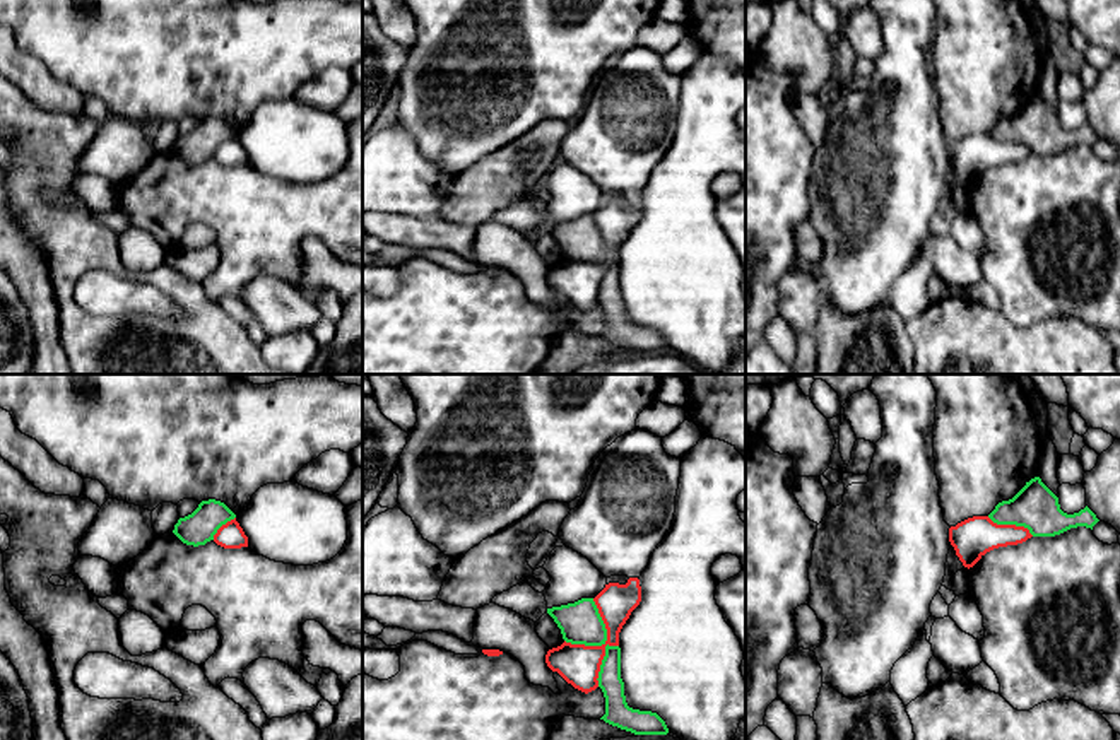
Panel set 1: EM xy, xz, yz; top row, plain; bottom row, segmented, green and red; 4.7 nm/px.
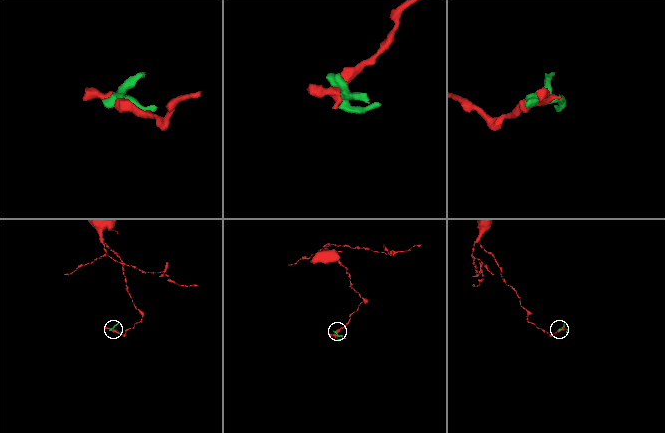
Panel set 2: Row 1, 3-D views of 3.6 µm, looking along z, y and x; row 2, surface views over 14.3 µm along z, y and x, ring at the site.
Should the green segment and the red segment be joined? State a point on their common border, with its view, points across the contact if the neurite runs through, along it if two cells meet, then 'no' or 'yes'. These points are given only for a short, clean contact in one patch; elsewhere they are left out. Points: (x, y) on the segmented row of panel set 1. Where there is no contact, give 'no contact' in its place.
meets green in xz at (604, 643); no

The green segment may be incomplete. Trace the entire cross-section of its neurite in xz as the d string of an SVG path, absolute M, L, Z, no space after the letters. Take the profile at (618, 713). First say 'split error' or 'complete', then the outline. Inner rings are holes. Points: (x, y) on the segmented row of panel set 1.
complete; M605 646L605 656L598 672L598 687L605 697L605 723L634 735L667 735L665 721L651 711L633 709L626 702L624 682L621 678L621 648Z

